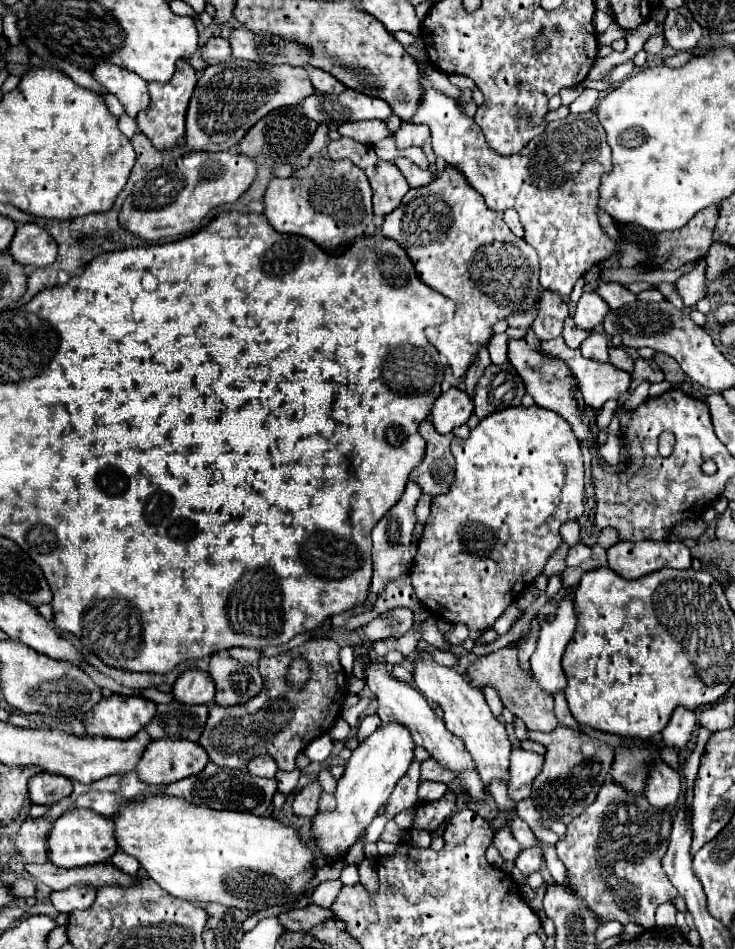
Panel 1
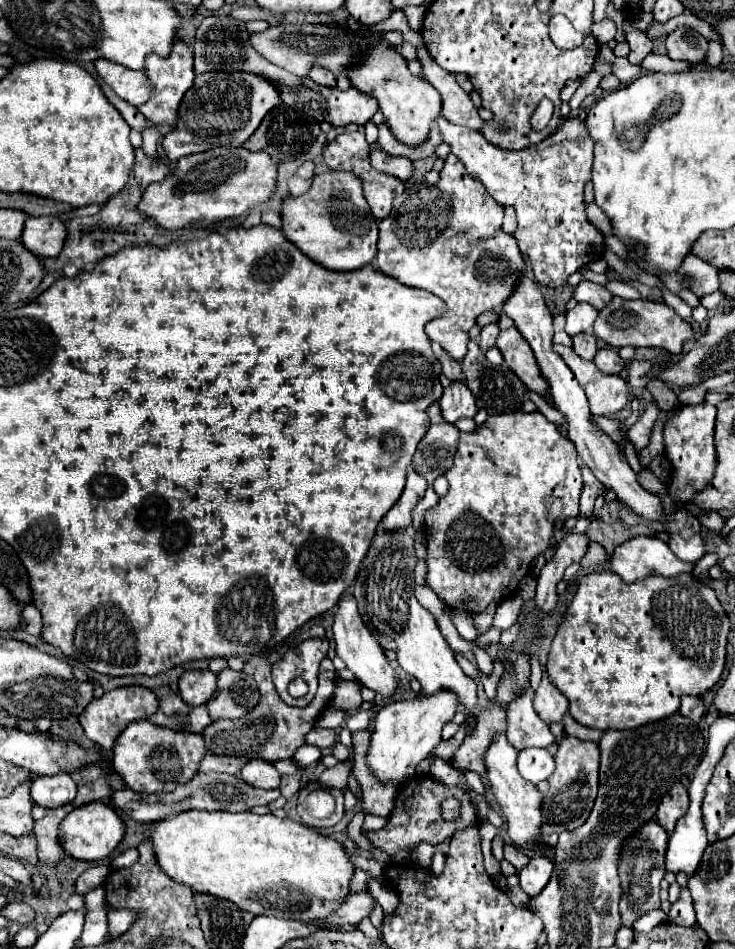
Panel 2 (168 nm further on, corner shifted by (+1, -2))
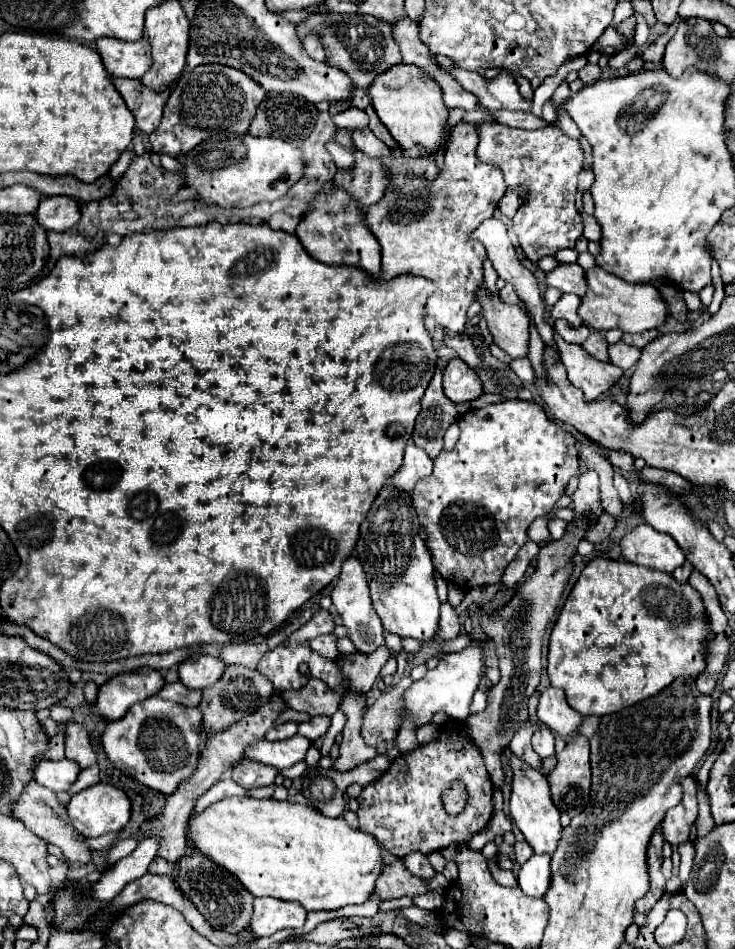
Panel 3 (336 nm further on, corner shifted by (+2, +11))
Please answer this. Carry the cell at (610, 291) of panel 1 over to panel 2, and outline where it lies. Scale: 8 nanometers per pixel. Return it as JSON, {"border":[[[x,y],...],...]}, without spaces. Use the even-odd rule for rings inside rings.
{"border":[[[581,281],[573,291],[573,299],[577,303],[589,303],[595,309],[603,309],[603,305],[607,305],[607,301],[611,301],[611,297],[613,295],[605,287],[591,283],[591,281]]]}

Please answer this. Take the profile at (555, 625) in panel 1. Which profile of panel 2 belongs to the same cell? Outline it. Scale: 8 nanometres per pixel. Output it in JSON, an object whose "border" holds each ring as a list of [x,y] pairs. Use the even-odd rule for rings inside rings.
{"border":[[[543,673],[543,681],[539,685],[539,689],[535,691],[535,711],[537,715],[547,723],[561,723],[565,713],[567,713],[569,701],[567,697],[563,697],[563,693],[559,693],[559,689],[555,689],[555,685],[551,685],[551,681],[547,679],[547,673]]]}

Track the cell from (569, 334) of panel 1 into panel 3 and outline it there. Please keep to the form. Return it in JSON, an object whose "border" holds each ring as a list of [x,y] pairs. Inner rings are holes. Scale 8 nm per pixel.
{"border":[[[592,332],[588,338],[586,338],[586,342],[582,344],[582,348],[590,354],[590,356],[594,356],[596,360],[608,360],[608,342],[606,342],[606,338],[604,338],[604,334],[602,332]]]}

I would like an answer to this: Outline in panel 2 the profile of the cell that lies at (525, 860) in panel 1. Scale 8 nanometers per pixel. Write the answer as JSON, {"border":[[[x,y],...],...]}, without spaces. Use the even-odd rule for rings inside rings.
{"border":[[[533,857],[529,861],[529,865],[523,871],[519,871],[521,889],[531,899],[537,897],[543,891],[543,887],[547,885],[547,881],[551,877],[551,871],[553,871],[553,861],[549,857]]]}

